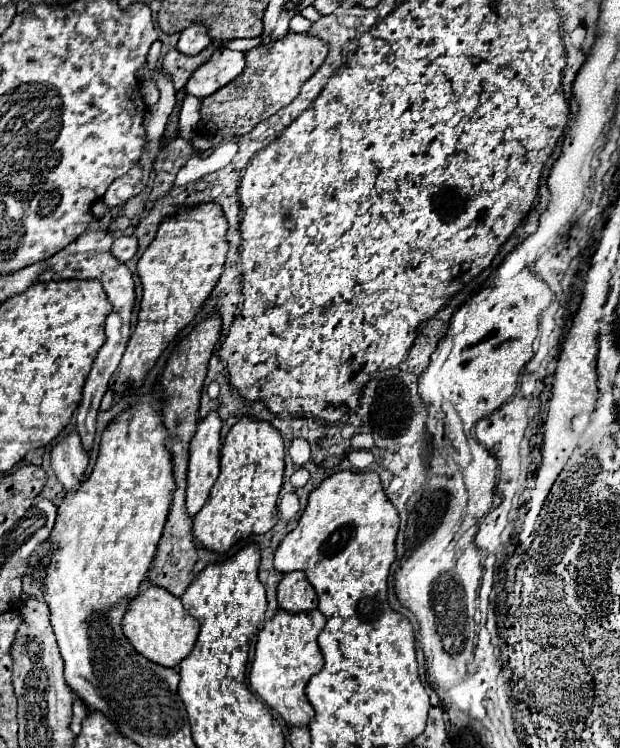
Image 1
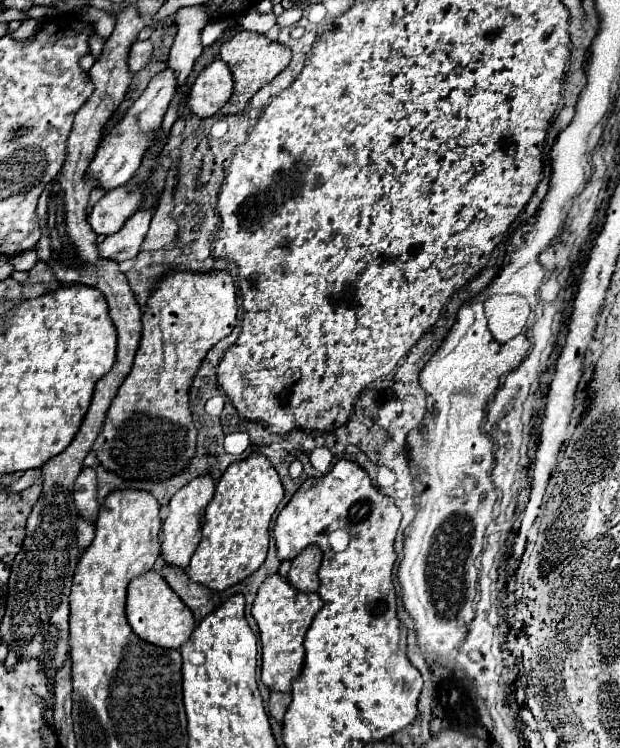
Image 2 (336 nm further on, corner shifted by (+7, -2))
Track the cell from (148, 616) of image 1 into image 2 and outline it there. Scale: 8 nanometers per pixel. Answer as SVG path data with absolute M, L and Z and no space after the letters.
M147 571L129 583L127 619L129 619L131 629L141 639L145 639L157 647L165 647L165 649L179 649L183 643L189 641L189 637L195 629L193 613L177 597L177 593L167 585L165 577L159 571Z

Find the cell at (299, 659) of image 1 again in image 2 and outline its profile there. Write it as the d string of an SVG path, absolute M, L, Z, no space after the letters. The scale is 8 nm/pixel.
M271 575L263 581L263 585L257 591L255 603L253 603L253 617L259 625L261 643L263 643L263 667L261 667L261 681L271 691L291 691L291 681L301 673L305 649L303 639L305 633L321 609L321 601L317 593L301 593L291 587L291 583L281 575Z

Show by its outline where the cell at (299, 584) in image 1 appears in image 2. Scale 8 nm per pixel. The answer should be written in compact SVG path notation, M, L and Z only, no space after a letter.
M311 545L307 549L303 549L293 561L291 561L291 569L289 569L289 583L299 589L299 591L317 591L319 589L319 577L317 571L321 567L321 549L317 545Z

